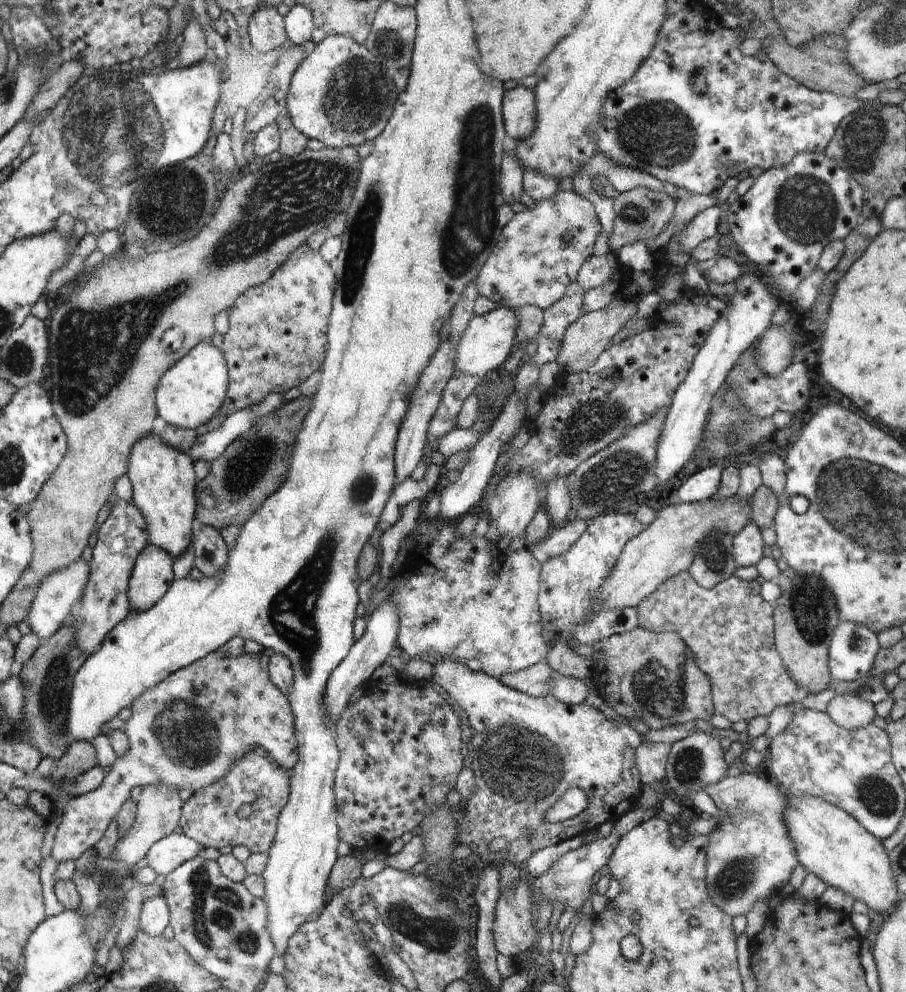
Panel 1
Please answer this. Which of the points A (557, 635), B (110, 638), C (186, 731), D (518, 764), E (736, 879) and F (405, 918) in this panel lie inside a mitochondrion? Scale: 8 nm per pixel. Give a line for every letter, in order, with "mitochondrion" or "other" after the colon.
A: other
B: other
C: mitochondrion
D: mitochondrion
E: mitochondrion
F: mitochondrion

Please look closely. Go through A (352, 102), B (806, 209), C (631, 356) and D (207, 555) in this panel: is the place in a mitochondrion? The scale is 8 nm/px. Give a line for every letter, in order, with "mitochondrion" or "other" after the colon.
A: mitochondrion
B: mitochondrion
C: other
D: other

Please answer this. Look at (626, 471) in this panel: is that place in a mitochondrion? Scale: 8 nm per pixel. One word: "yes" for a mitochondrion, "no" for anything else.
yes

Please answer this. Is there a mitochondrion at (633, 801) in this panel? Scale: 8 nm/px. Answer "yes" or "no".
no

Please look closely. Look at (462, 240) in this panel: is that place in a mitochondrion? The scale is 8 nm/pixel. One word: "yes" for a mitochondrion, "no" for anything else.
yes

